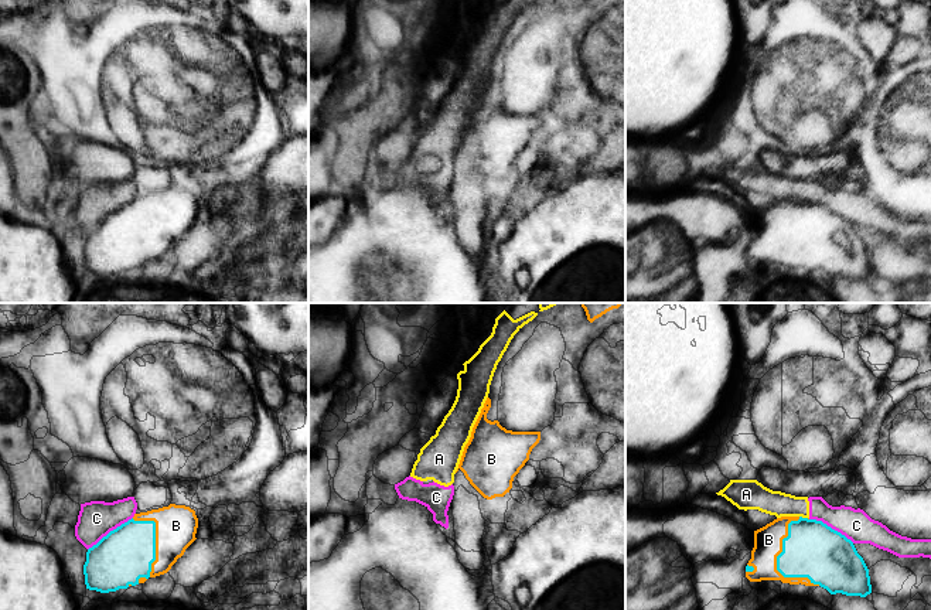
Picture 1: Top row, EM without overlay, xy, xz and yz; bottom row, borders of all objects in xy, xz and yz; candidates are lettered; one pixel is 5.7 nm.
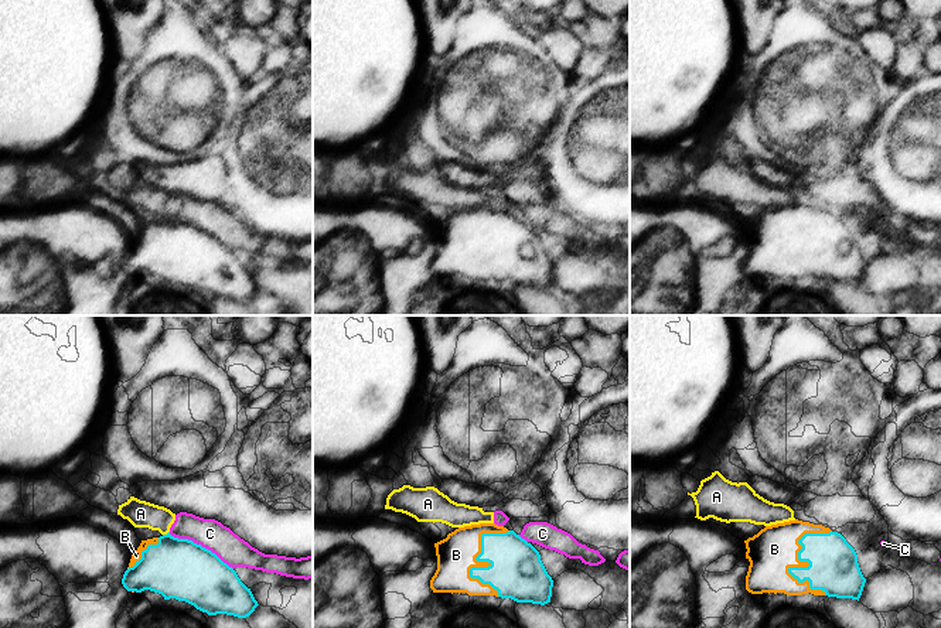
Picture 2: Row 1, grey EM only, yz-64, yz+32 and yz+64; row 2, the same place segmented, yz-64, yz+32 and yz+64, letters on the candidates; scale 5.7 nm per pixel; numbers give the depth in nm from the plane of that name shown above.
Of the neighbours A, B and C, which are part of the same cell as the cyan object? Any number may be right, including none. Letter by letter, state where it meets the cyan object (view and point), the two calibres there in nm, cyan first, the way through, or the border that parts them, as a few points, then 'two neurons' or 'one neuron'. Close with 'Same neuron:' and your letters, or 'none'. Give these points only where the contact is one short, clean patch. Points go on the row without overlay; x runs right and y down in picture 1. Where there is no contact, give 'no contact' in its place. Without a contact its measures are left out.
A: contact yz (804, 201); calibres 320 and 140 nm; border yz (800, 198), (807, 201); two neurons
B: contact yz (777, 245); calibres 320 and 160 nm; one neuron
C: contact xy (111, 214); calibres 320 and 200 nm; two neurons
Same neuron: B

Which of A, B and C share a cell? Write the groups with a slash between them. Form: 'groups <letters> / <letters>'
groups A C / B

